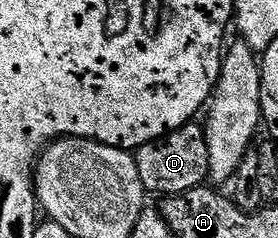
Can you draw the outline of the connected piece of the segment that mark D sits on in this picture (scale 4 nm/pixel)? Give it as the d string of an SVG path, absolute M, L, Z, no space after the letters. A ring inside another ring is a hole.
M190 122L182 128L168 132L157 140L147 142L136 149L135 159L139 178L146 193L157 195L157 198L183 194L187 190L202 187L209 180L209 163L211 150L207 150L207 134L200 123Z

